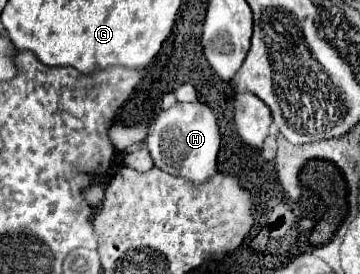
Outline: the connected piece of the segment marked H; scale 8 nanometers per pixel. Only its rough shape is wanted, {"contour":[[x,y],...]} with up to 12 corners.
{"contour":[[201,102],[155,116],[155,166],[191,184],[217,172],[219,128]]}

